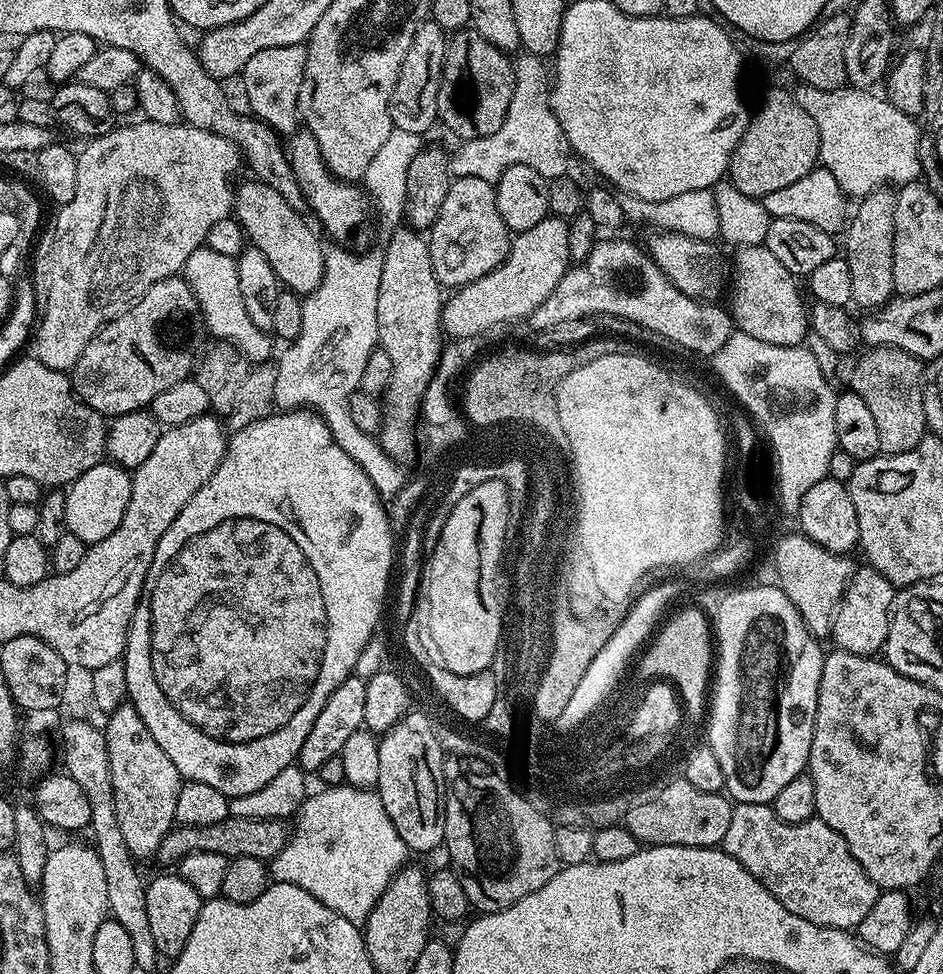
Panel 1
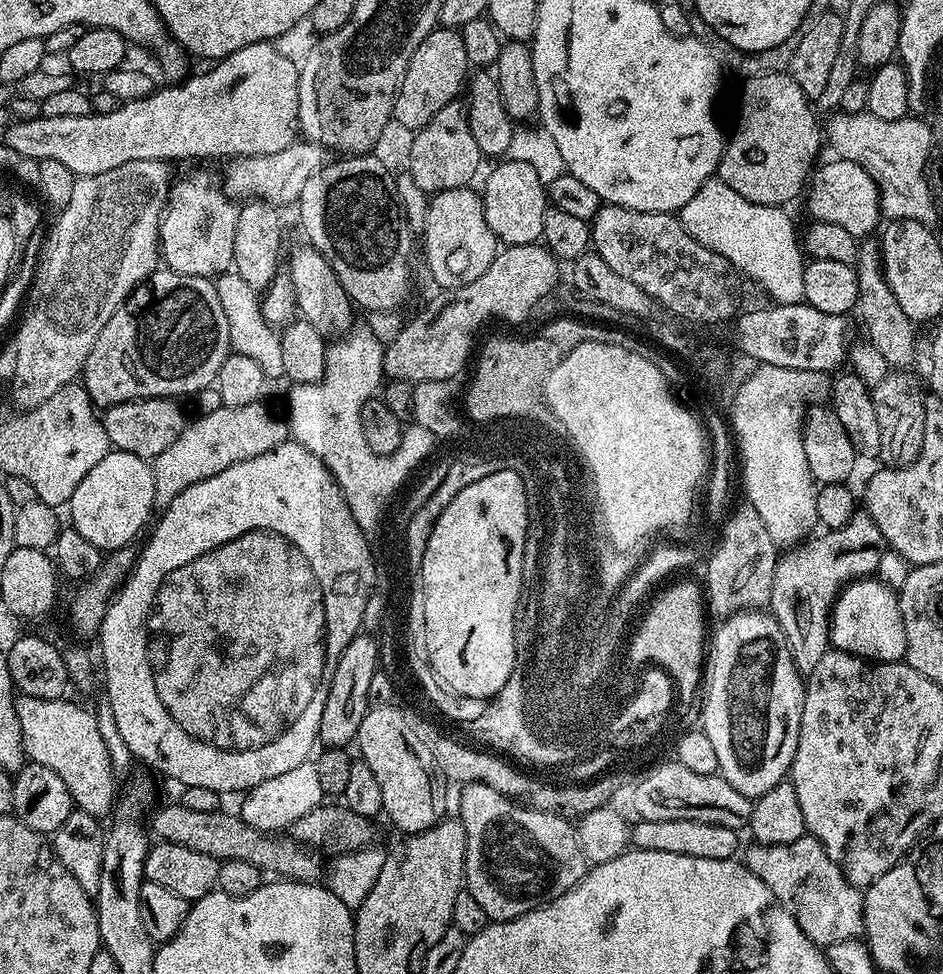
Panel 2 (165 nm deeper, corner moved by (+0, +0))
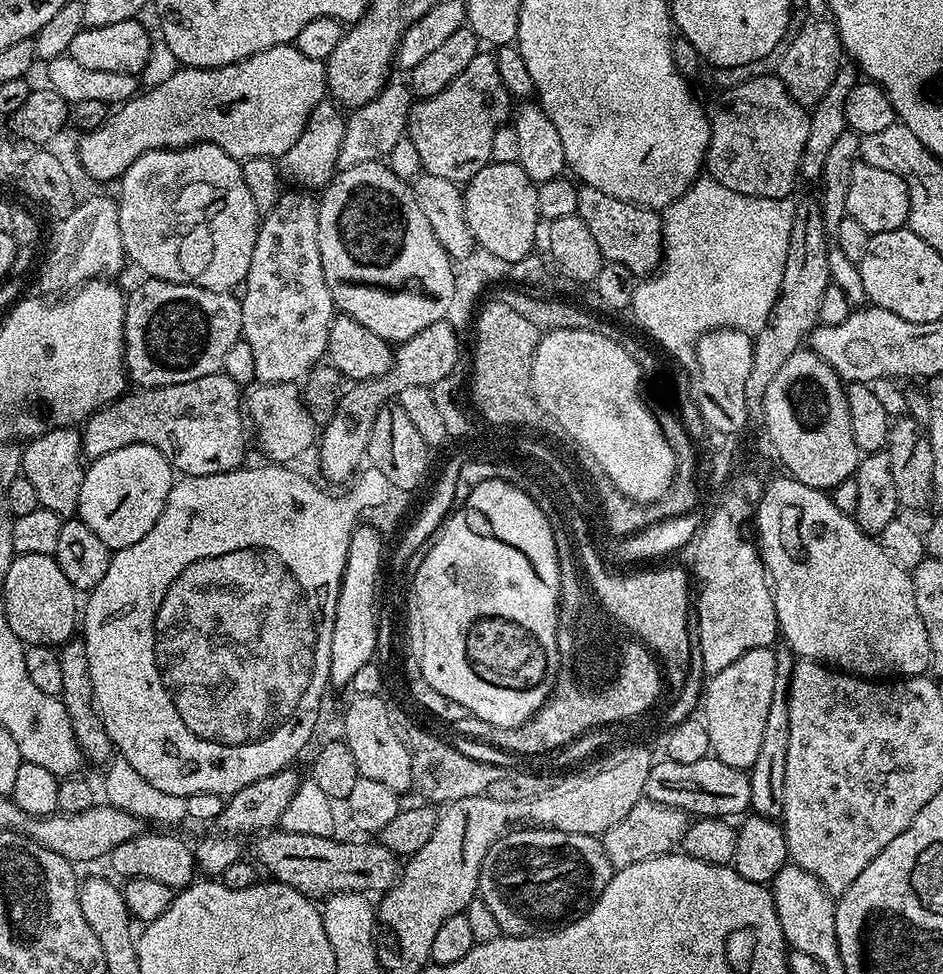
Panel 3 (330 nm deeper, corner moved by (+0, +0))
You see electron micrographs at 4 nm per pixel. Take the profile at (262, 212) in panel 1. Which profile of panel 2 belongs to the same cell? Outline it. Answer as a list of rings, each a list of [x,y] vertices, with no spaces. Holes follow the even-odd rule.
[[[311,246],[303,247],[294,249],[292,257],[289,260],[287,257],[286,260],[286,275],[296,291],[296,307],[299,315],[325,338],[343,337],[354,324],[352,299],[346,294],[342,282],[338,282],[330,262],[326,262],[322,253]]]

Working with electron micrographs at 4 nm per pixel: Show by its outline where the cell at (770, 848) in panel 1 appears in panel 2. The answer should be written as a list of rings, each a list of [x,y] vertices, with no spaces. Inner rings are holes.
[[[806,834],[798,838],[798,842],[786,842],[782,846],[753,843],[751,847],[748,853],[743,853],[743,863],[766,882],[776,903],[791,914],[794,922],[798,922],[806,938],[818,946],[827,946],[855,940],[863,933],[864,893],[845,878],[830,854],[826,854],[822,842]]]

